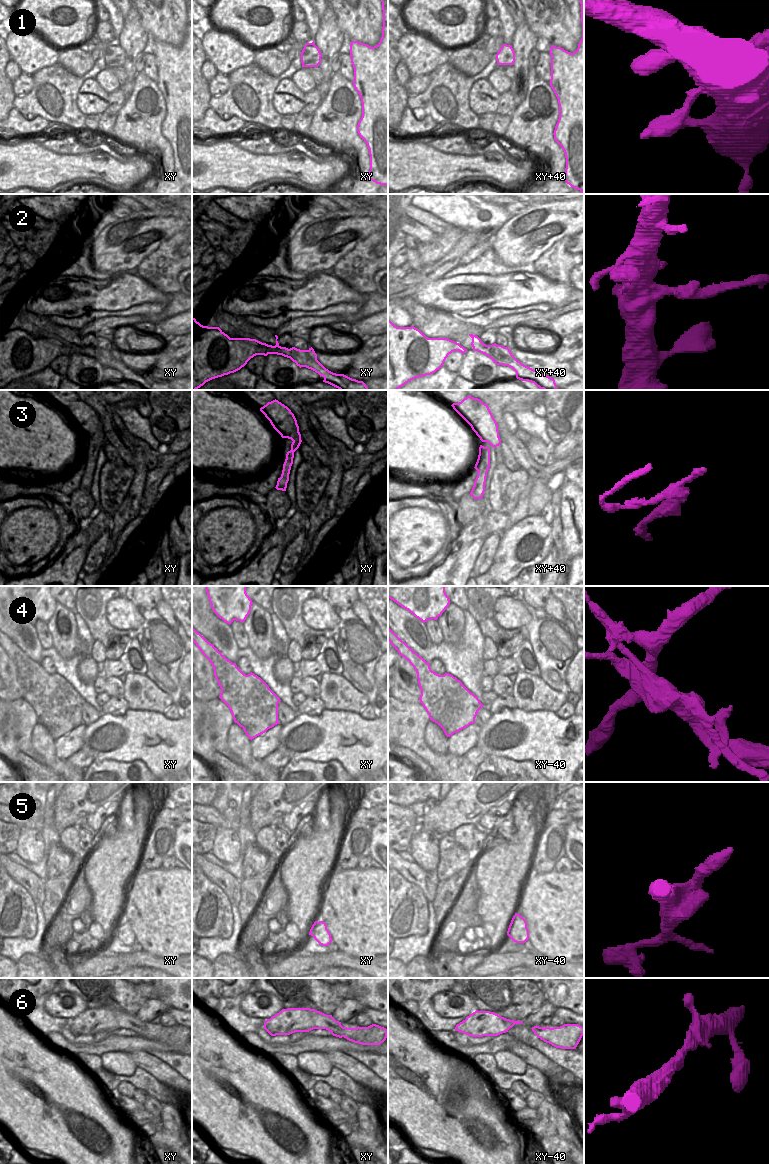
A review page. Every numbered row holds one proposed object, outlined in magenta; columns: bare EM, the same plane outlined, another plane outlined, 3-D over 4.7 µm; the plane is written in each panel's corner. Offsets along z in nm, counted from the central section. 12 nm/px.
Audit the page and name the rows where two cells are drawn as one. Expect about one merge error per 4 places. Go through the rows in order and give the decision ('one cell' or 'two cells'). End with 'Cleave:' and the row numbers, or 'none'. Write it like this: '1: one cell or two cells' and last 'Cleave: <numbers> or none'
1: one cell
2: one cell
3: one cell
4: two cells
5: one cell
6: one cell
Cleave: 4

